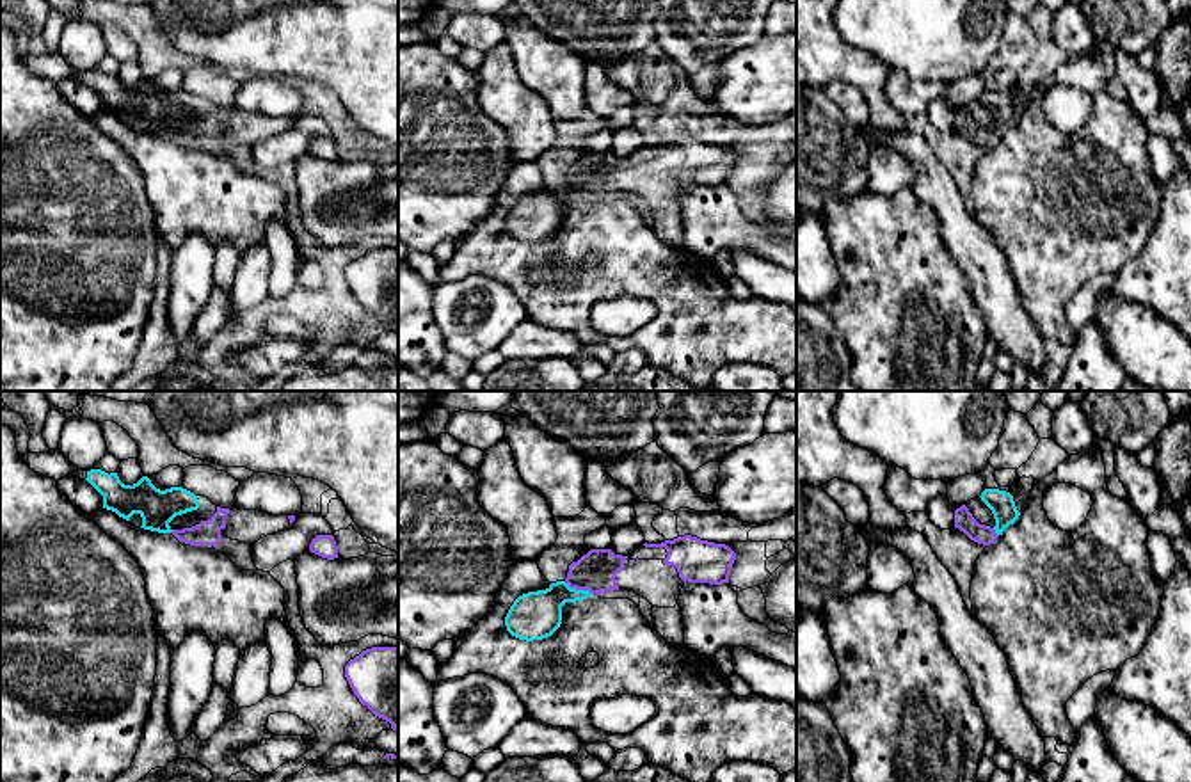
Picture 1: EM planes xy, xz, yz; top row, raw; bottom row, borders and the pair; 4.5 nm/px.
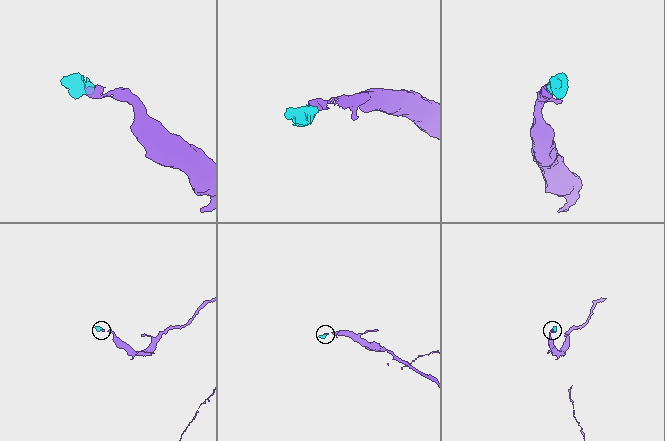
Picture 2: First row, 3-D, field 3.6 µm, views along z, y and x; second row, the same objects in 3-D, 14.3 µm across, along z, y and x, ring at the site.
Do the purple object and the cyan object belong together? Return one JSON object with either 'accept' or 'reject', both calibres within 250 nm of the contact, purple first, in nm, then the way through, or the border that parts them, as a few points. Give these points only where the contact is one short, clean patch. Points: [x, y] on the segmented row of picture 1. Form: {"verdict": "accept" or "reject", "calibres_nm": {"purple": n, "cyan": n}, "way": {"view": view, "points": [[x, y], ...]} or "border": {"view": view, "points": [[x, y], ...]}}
{"verdict": "accept", "calibres_nm": {"purple": 190, "cyan": 220}, "way": {"view": "xz", "points": [[596, 571], [578, 589], [557, 594], [534, 615]]}}

